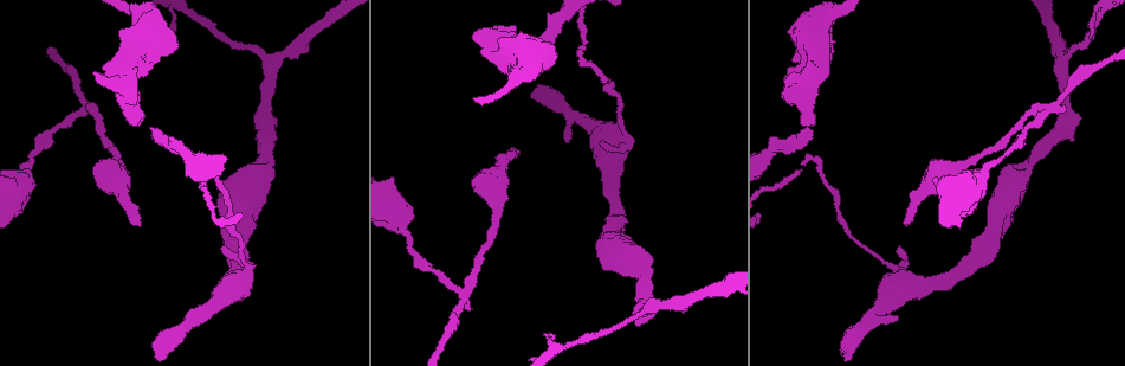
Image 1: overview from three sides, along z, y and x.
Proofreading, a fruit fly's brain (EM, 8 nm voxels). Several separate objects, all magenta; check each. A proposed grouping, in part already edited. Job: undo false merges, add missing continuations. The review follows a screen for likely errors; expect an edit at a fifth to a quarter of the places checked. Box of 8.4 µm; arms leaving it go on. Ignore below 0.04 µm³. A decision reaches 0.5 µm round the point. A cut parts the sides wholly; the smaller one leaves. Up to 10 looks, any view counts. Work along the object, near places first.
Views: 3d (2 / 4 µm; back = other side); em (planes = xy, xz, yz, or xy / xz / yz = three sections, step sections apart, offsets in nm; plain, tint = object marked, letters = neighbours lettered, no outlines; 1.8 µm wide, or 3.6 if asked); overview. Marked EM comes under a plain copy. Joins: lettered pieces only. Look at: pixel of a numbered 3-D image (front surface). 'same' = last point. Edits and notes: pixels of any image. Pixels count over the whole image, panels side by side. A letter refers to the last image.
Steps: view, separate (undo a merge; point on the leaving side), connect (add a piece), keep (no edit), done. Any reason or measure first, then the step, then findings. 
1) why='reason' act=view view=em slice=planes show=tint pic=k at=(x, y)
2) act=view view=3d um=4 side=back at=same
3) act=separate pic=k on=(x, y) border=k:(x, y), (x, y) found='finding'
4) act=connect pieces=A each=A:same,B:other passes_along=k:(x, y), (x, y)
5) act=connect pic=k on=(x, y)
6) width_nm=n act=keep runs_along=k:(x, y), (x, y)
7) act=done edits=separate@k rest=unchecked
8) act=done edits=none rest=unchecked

why='branch stops here' act=view view=3d um=4 pic=1 at=(568, 139)

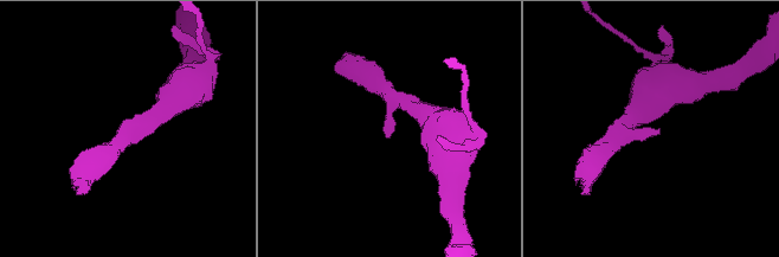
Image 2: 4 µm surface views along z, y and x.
why='need the tissue' act=view view=em slice=planes show=letters pic=2 at=(387, 138)

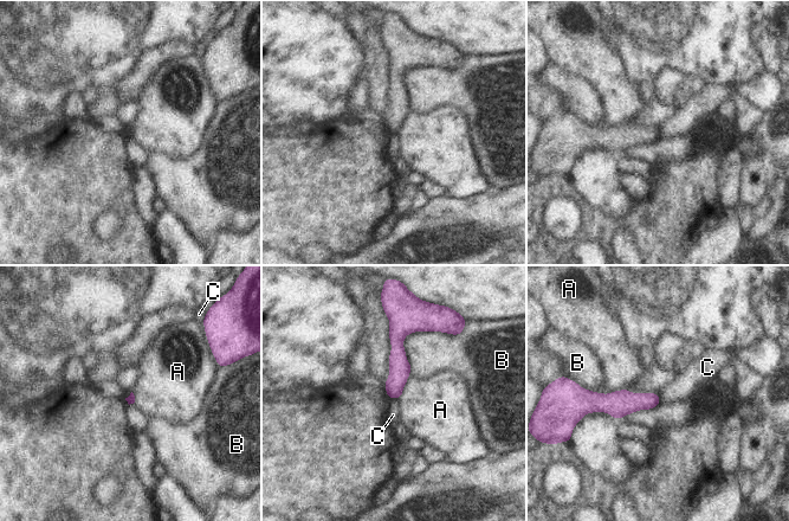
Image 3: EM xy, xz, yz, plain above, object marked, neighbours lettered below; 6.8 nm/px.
act=keep each=A:other,B:other,C:other runs_along=3:(400, 327), (398, 379), (393, 396) found='none of them fits'

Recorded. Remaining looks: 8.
act=view view=em slice=xz step=16 show=letters pic=1 at=(519, 151)

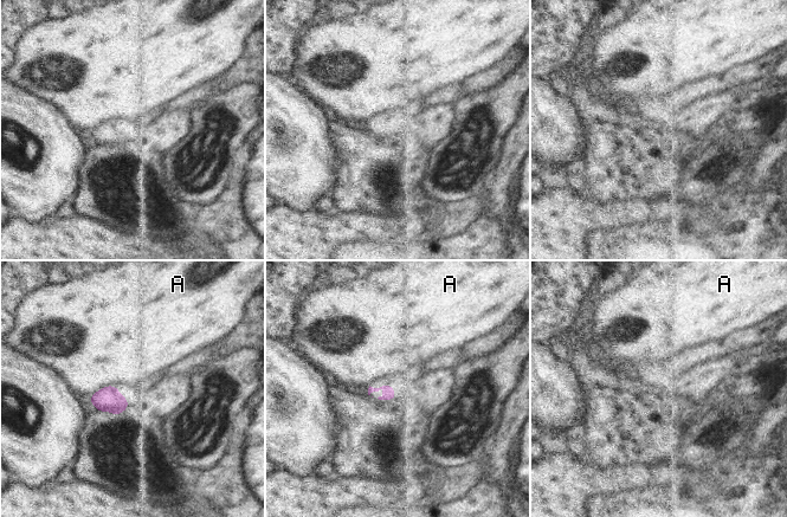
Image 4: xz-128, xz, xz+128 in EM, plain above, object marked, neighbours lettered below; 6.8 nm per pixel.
why='cut it another way' act=view view=em slice=planes show=letters at=same

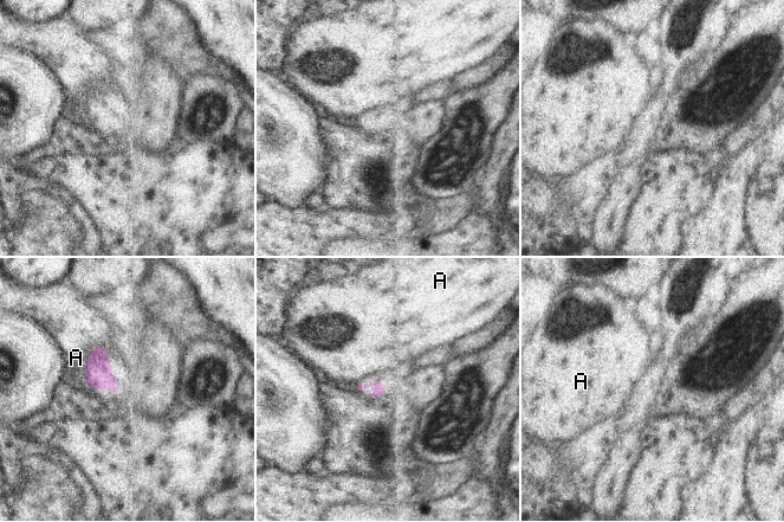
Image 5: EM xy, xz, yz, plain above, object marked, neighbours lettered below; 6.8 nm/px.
act=keep each=A:other border=5:(91, 349), (84, 366), (84, 373) found='no lettered piece goes on from it'

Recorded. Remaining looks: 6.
why='end of a long branch' act=view view=em slice=planes show=tint pic=1 at=(806, 127)

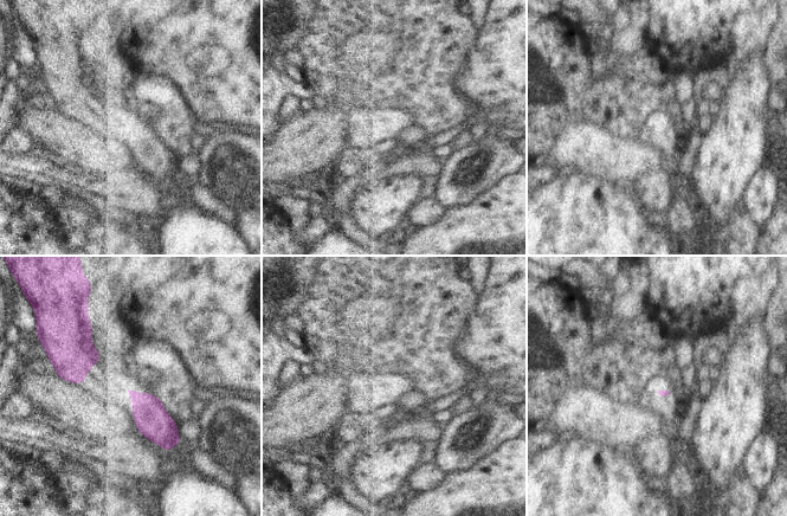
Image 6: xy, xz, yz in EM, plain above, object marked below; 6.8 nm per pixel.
why='what lies round it' act=view view=em slice=planes show=letters at=same

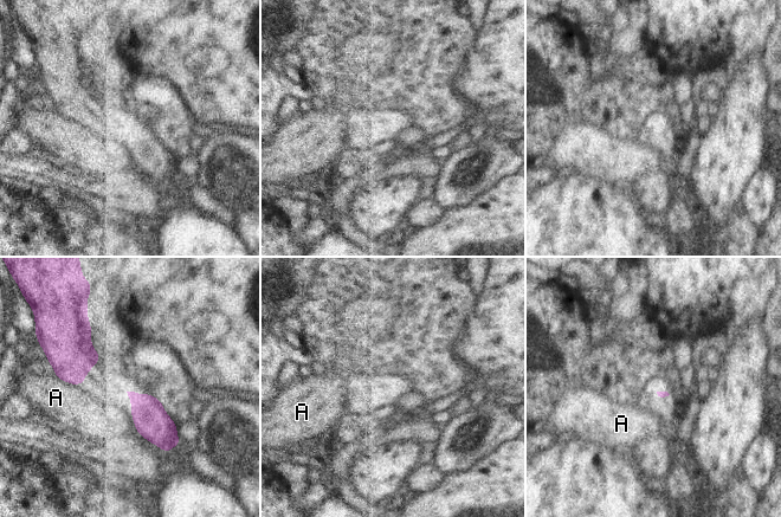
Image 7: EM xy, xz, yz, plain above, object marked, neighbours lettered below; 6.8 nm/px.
act=keep each=A:other border=7:(56, 375), (70, 383), (82, 385) found='no lettered piece goes on from it'

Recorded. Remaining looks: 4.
why='branch point' act=view view=3d um=4 pic=1 at=(1049, 111)

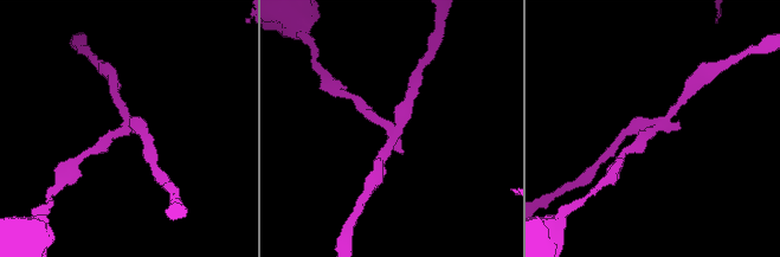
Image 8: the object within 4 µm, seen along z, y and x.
arms=3 act=view view=em slice=planes show=letters pic=8 at=(128, 128)

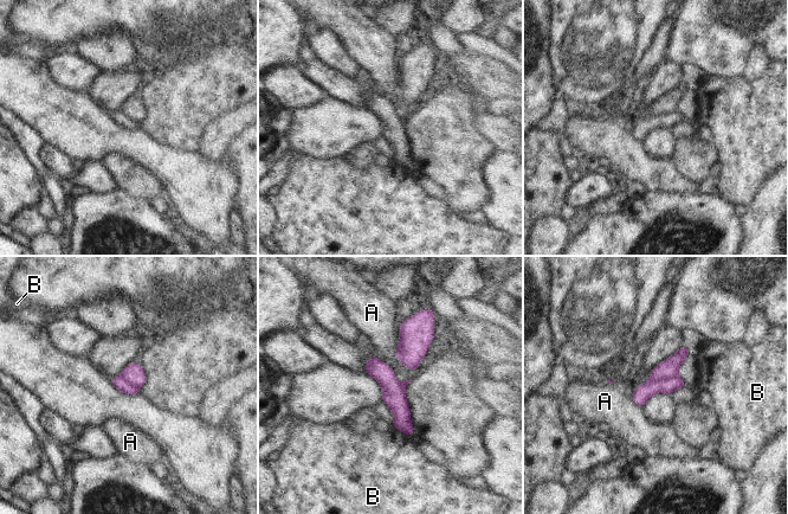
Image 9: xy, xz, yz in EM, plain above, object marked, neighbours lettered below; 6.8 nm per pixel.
act=separate pic=9 on=(669, 367) each=A:other,B:other border=9:(677, 373), (666, 378), (650, 379) found='a second neuron is stuck on'

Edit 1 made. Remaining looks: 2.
act=done edits=separate@9 rest=unchecked

